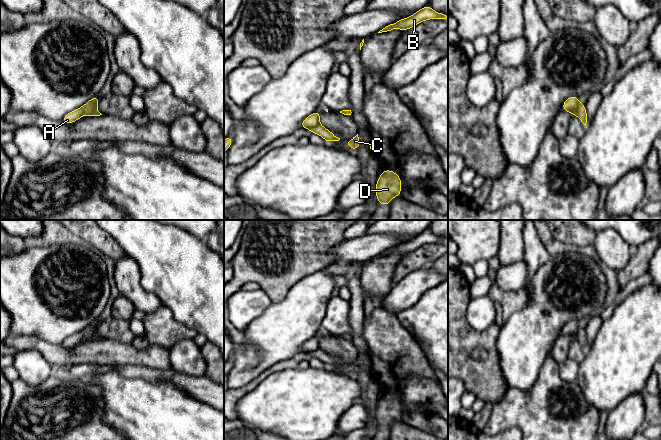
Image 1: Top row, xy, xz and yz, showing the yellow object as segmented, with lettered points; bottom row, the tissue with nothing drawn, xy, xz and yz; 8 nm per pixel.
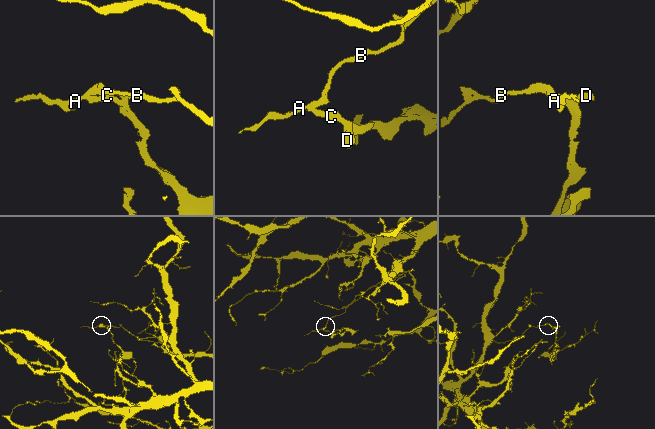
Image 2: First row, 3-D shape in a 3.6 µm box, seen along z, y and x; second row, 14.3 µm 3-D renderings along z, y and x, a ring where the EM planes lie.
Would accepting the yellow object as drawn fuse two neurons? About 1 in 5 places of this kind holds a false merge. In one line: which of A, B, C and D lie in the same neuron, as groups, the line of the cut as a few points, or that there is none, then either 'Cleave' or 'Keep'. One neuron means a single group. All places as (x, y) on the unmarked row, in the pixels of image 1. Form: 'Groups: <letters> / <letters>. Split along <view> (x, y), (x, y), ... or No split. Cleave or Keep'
Groups: A B / C D. Split along xy (95, 328), (89, 339). Cleave

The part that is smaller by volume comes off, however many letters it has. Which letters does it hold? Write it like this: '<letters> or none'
C, D

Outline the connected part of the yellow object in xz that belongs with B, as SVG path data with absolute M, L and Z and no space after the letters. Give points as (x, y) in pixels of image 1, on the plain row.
M427 228L426 230L424 230L422 233L420 233L418 236L414 237L410 241L400 243L399 245L386 250L382 254L380 254L378 257L391 255L393 253L401 253L403 255L406 255L425 244L446 243L446 242L448 242L446 239L434 235Z

